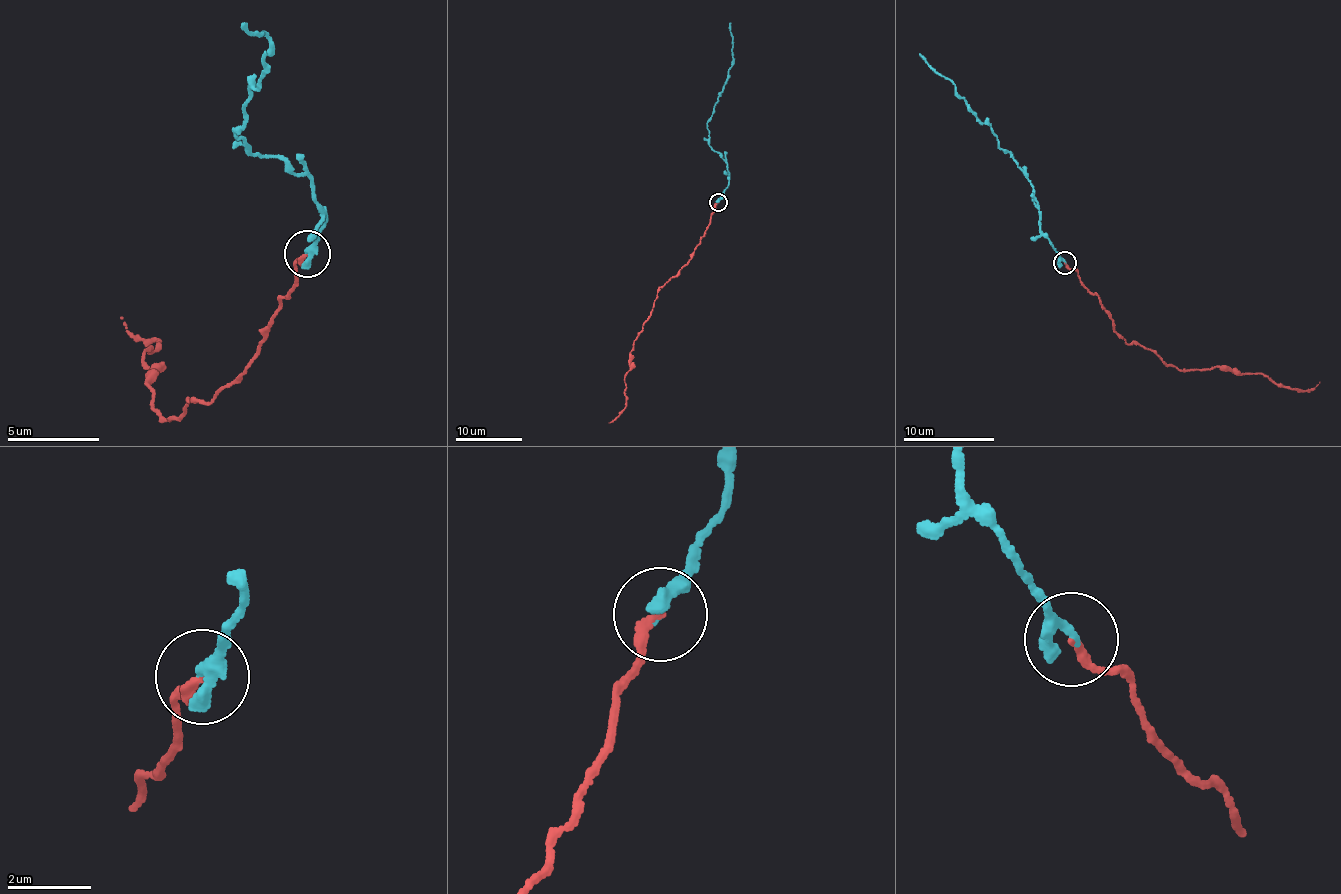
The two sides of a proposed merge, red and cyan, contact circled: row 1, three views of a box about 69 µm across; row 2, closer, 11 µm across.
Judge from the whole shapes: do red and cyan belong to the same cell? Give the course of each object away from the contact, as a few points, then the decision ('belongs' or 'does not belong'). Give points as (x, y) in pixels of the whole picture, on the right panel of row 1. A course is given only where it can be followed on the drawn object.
red via (1065, 262), (1099, 297), (1112, 330), (1163, 362), (1236, 369), (1306, 390), (1319, 381) | cyan via (1065, 262), (1041, 231), (1033, 188), (1011, 155), (1000, 147), (990, 124), (975, 117), (956, 88), (919, 54) | belongs

